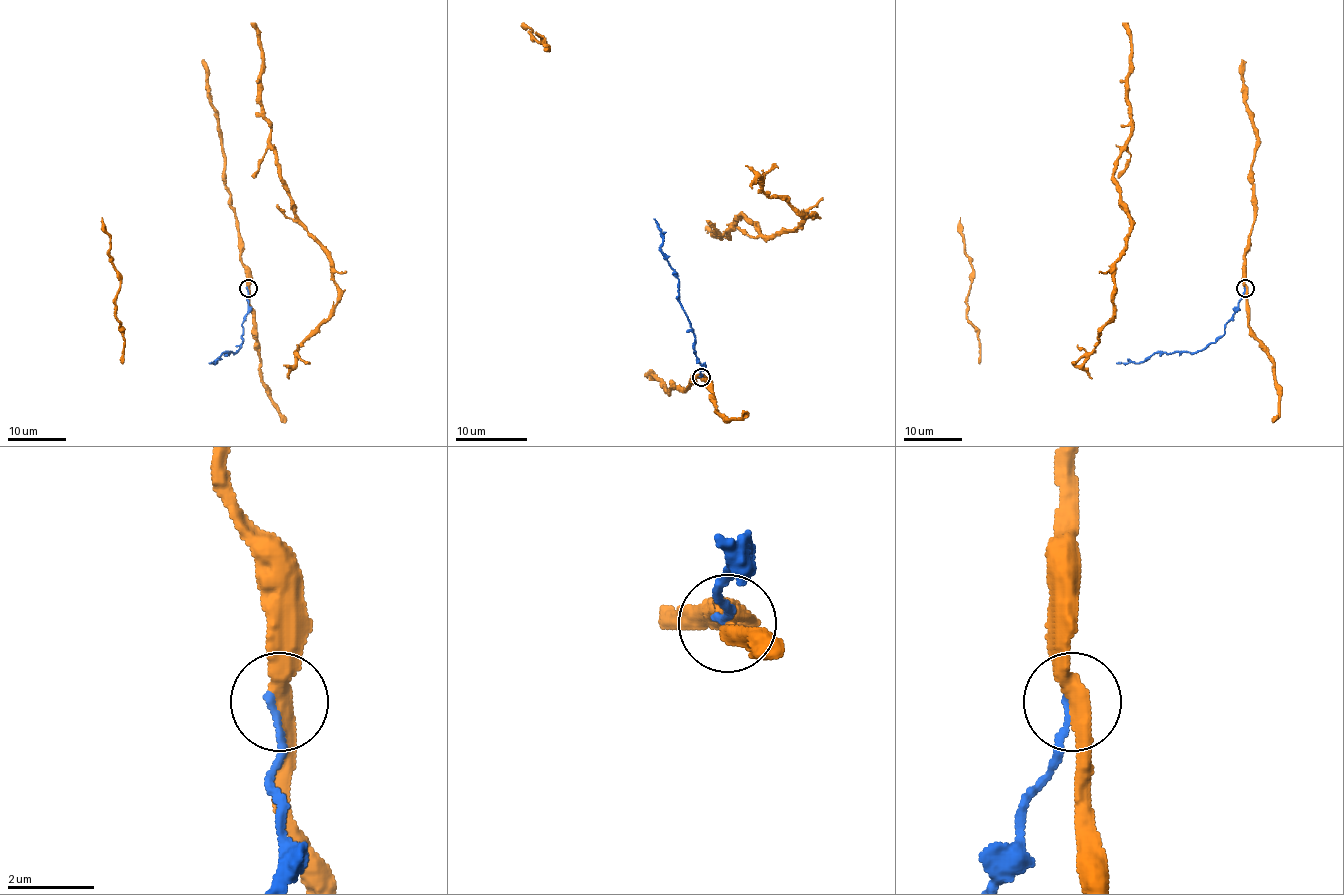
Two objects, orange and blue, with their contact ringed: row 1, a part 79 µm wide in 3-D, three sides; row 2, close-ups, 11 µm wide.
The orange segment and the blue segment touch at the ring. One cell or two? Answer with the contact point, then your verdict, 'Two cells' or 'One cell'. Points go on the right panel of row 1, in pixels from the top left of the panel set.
Place: (1245, 288). Two cells

